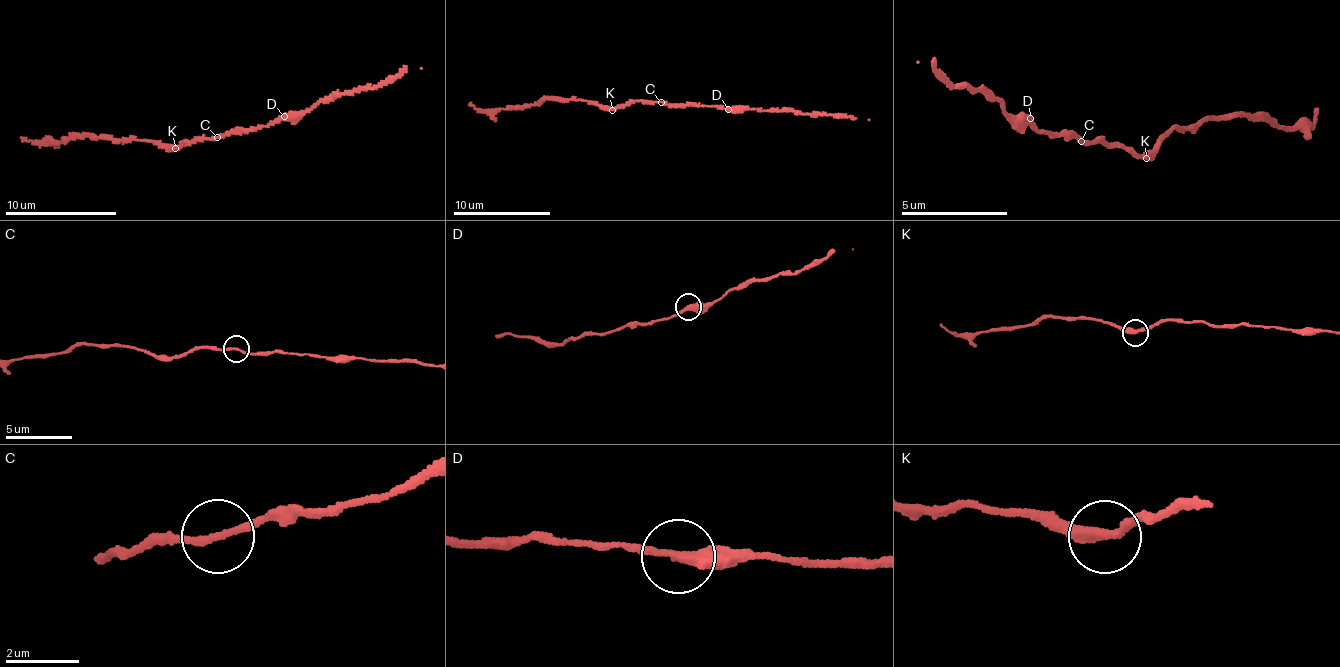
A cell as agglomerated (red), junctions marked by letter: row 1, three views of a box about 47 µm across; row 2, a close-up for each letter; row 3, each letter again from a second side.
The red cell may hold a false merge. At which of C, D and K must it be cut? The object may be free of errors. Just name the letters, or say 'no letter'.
no letter

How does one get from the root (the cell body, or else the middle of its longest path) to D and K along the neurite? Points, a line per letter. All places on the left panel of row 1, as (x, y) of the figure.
D: (217, 137), (256, 130), (284, 117)
K: (217, 137), (195, 137), (175, 148)

